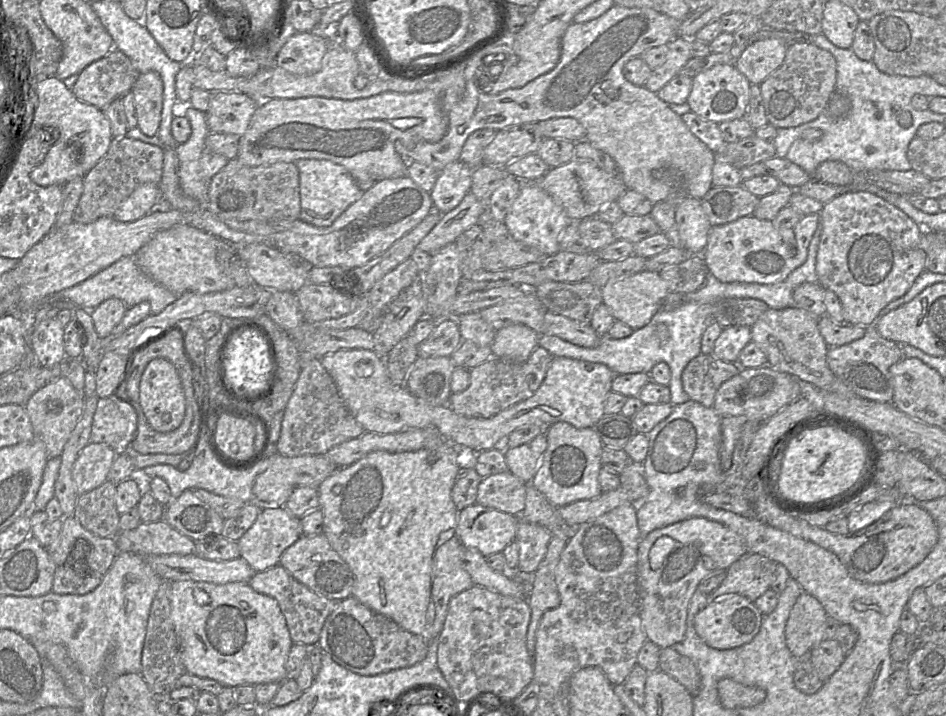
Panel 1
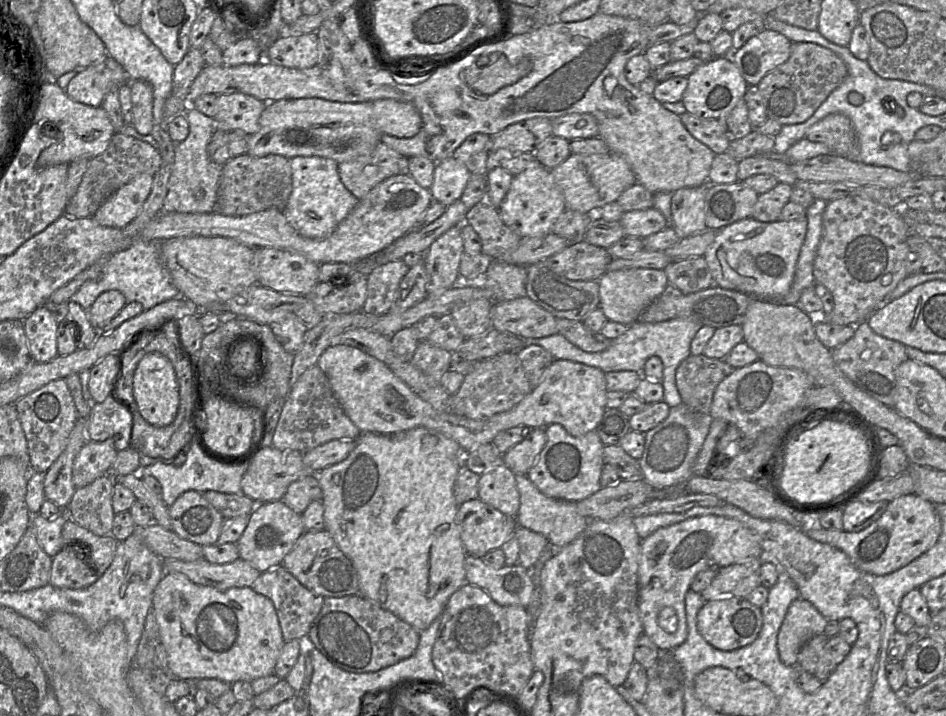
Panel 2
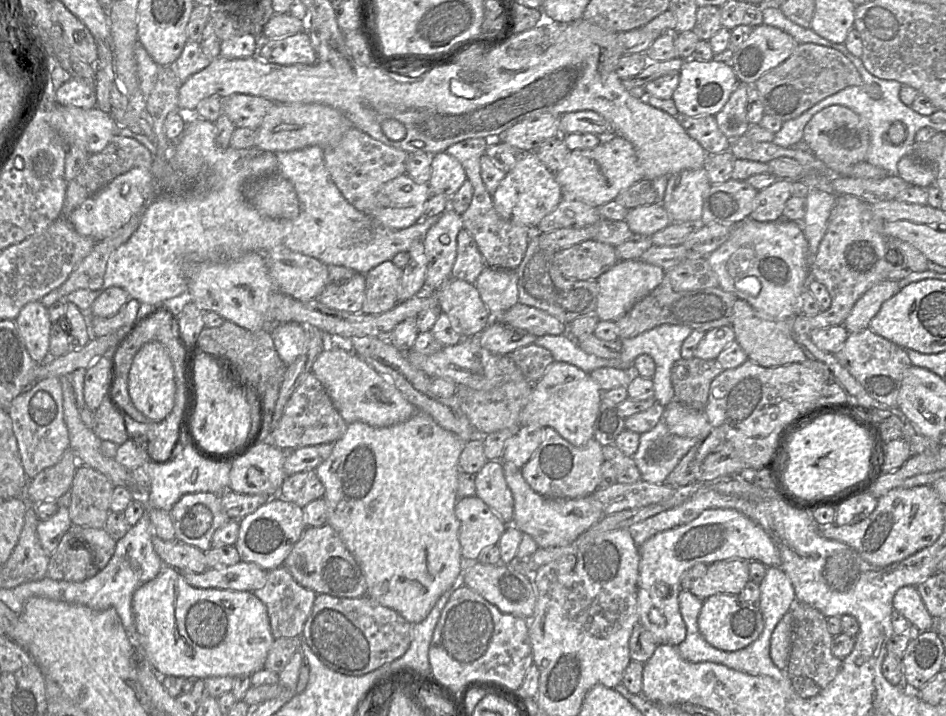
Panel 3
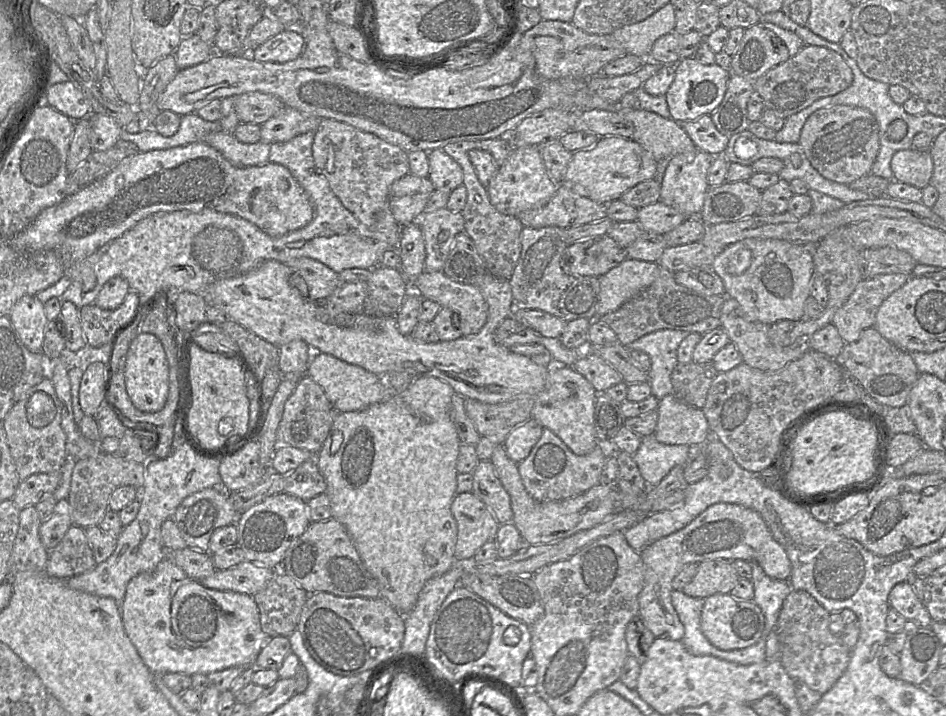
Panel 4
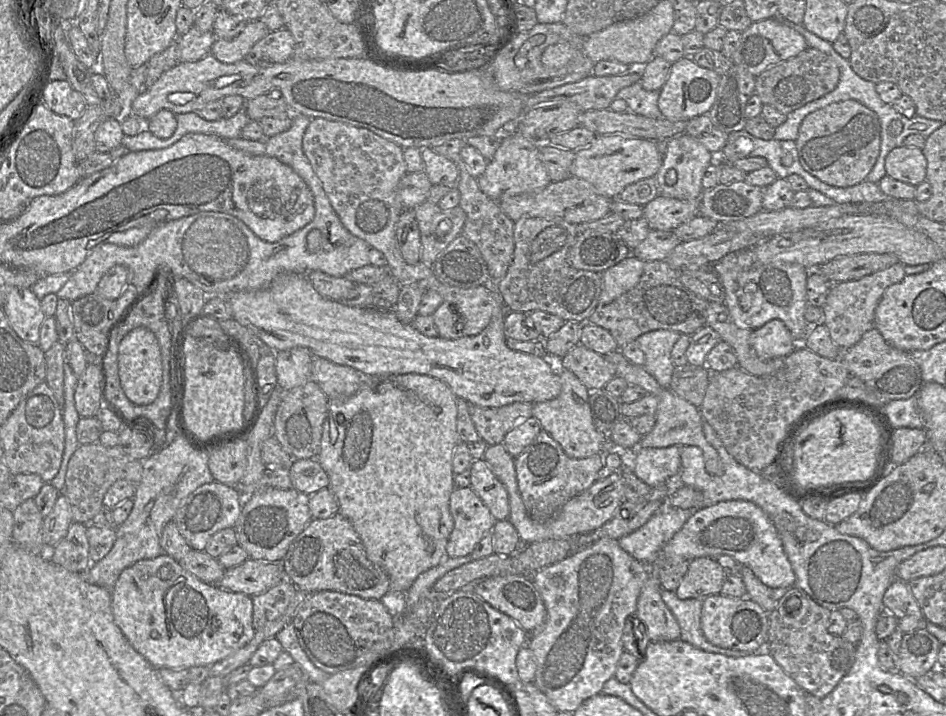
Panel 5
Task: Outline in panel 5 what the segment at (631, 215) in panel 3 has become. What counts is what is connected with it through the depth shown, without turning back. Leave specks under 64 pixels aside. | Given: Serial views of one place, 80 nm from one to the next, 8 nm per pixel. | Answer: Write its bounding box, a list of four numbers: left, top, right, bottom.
[643,194,699,231]

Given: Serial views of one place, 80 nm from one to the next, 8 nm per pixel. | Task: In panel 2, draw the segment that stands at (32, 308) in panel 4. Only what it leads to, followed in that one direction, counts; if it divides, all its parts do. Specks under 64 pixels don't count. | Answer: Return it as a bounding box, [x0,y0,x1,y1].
[23,306,59,363]

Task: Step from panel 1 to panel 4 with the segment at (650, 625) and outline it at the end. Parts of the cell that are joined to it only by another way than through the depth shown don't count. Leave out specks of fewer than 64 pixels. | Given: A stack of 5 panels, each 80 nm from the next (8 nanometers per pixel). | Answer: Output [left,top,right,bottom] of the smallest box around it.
[638,503,792,641]

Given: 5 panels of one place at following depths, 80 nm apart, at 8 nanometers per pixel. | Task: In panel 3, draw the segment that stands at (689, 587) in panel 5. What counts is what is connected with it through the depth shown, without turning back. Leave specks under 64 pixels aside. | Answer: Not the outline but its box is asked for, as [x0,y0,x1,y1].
[689,559,749,600]

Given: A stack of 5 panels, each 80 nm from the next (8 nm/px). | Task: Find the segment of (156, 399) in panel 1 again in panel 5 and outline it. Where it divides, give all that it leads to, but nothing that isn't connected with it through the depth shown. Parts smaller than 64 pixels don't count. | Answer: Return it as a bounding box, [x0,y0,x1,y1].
[118,327,163,406]

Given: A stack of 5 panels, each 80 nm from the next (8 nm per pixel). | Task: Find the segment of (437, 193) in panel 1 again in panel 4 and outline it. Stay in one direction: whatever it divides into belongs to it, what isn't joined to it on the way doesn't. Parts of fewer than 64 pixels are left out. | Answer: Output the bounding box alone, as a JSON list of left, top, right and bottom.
[427,149,463,192]

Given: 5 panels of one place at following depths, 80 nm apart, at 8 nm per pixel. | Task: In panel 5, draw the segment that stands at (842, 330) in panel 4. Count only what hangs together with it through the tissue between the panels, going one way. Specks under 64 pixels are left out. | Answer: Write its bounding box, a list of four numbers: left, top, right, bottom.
[823,263,906,350]

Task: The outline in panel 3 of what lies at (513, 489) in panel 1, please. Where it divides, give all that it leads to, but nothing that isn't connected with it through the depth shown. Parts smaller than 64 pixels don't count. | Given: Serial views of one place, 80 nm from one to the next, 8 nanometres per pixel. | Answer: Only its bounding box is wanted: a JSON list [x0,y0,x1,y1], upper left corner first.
[475,460,514,524]

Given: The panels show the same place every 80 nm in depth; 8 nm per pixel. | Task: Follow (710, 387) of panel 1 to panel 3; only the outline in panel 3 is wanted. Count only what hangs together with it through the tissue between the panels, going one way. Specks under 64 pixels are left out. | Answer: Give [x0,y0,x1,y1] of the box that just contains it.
[671,359,724,411]

